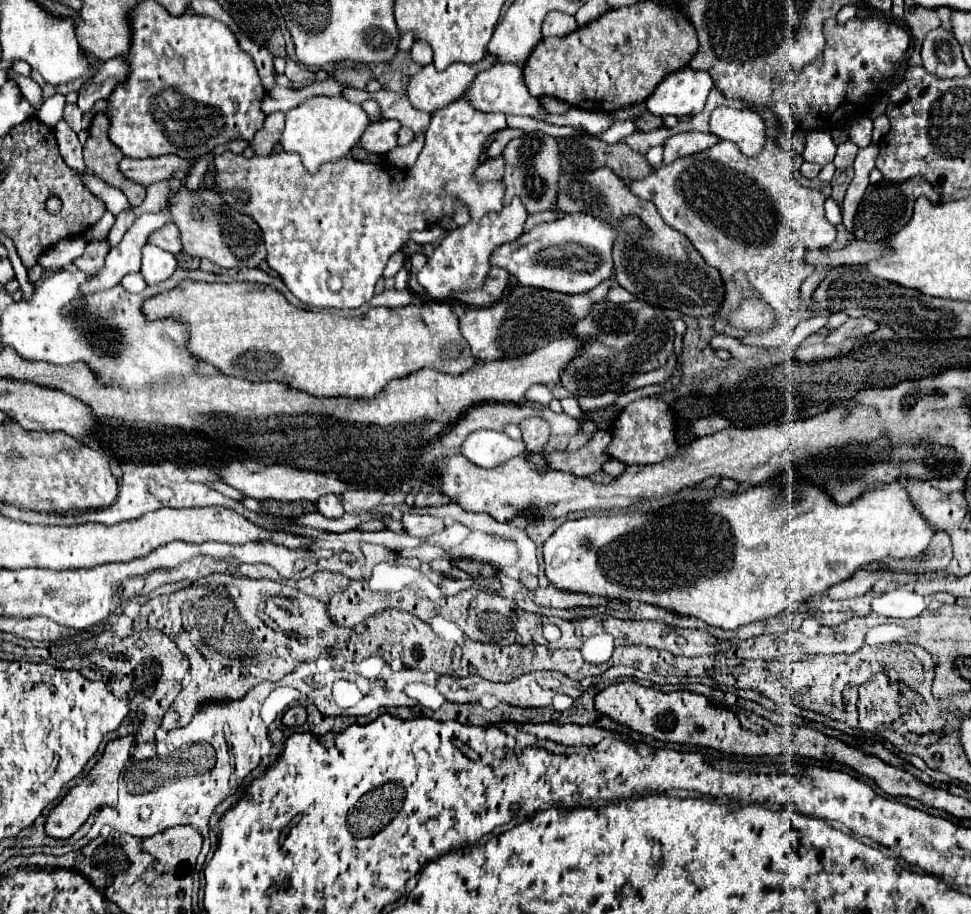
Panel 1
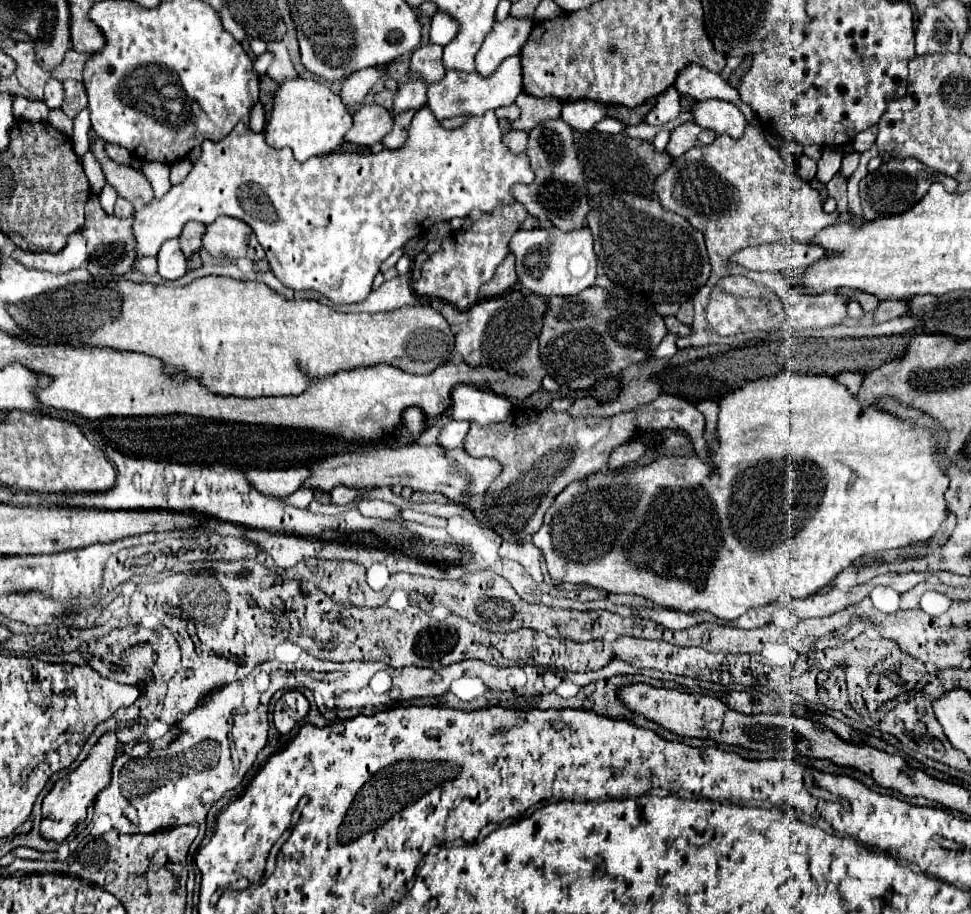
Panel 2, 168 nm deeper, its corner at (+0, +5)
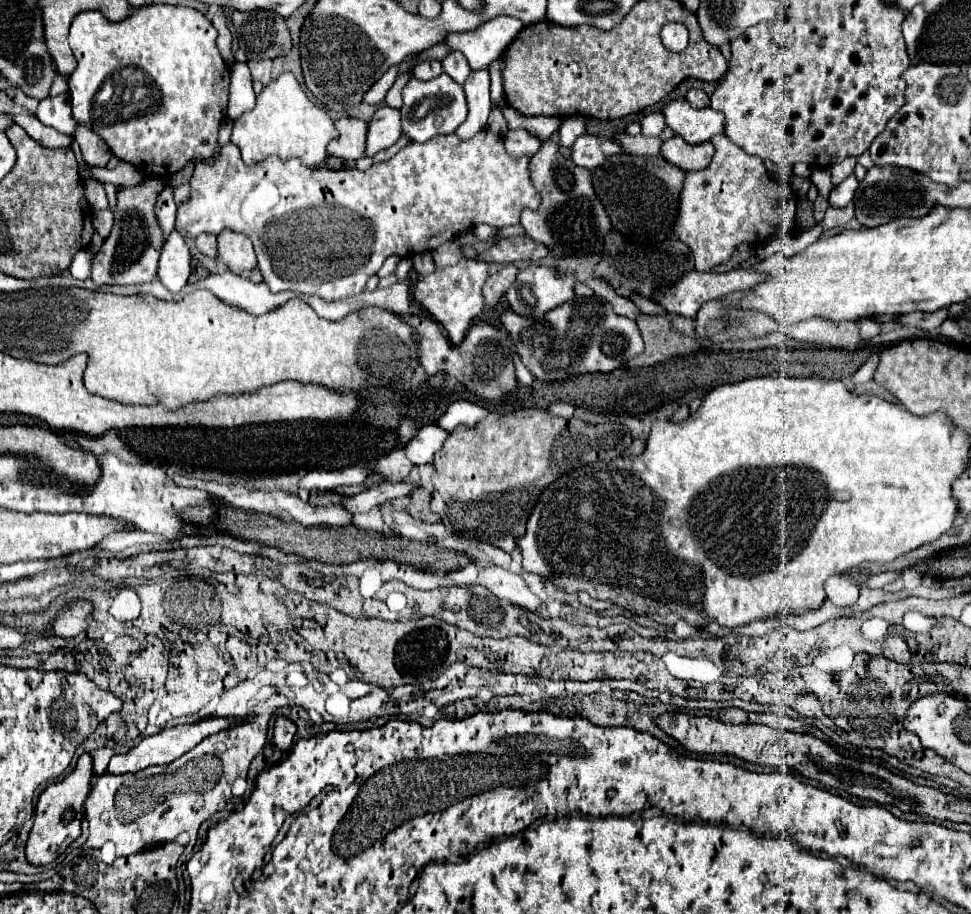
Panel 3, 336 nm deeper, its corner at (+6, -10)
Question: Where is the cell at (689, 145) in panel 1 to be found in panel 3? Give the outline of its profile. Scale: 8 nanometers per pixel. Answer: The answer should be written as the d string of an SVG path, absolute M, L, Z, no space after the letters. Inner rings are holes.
M678 135L664 141L662 145L662 157L668 163L674 163L676 167L680 167L682 171L696 171L696 169L708 167L712 155L714 155L712 143L690 145Z

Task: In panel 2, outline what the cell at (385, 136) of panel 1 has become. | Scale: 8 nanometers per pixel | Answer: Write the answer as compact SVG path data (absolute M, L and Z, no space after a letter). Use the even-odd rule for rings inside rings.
M362 104L352 118L354 118L354 124L346 132L344 140L360 146L372 146L380 142L392 130L392 124L394 124L392 114L378 104L368 104L368 106Z

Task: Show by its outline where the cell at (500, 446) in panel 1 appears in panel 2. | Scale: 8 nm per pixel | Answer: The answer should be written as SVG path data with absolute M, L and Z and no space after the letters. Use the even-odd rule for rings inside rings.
M450 420L446 426L442 426L438 444L442 448L464 448L464 438L468 432L468 422L464 420Z

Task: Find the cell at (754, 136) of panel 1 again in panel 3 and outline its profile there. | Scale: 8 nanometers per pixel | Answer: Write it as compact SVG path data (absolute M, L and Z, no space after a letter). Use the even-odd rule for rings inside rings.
M684 99L672 101L662 109L666 125L686 143L698 145L724 133L724 115L714 109L694 109Z

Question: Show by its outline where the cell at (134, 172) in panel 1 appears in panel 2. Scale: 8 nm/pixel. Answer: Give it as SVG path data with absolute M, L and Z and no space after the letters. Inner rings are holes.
M104 142L104 148L106 148L106 154L108 154L114 162L124 164L124 166L130 164L132 156L130 156L130 152L128 152L126 148L122 148L122 146L118 146L118 144L110 144L110 142Z

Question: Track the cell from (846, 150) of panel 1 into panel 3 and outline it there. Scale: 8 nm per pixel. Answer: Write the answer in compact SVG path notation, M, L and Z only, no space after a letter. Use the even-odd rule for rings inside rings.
M814 167L810 181L818 187L818 191L820 191L822 197L828 197L828 195L832 193L832 189L834 189L832 177L830 177L830 169L828 169L828 167Z

